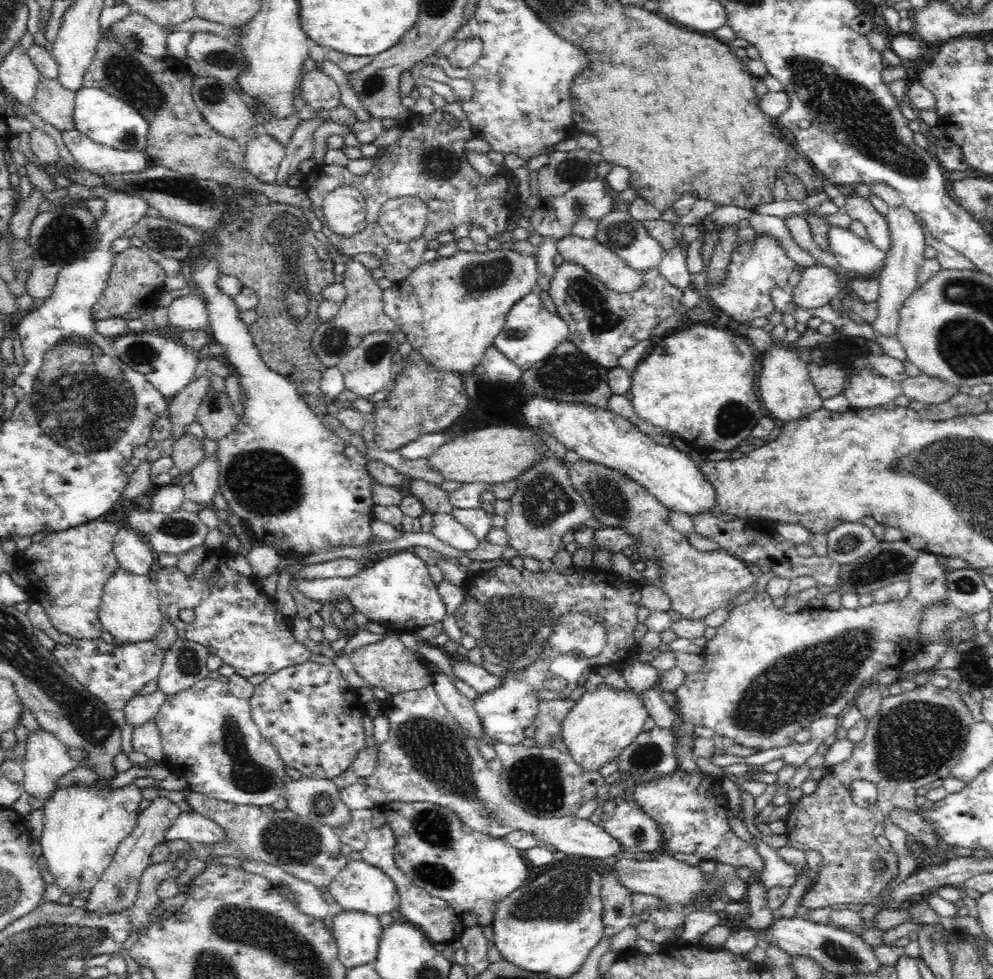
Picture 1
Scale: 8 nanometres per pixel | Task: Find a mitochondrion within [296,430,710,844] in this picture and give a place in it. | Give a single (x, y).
(512, 623)

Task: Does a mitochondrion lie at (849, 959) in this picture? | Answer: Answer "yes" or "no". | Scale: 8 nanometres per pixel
yes

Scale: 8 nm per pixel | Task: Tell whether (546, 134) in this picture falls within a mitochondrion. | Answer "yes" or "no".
no

